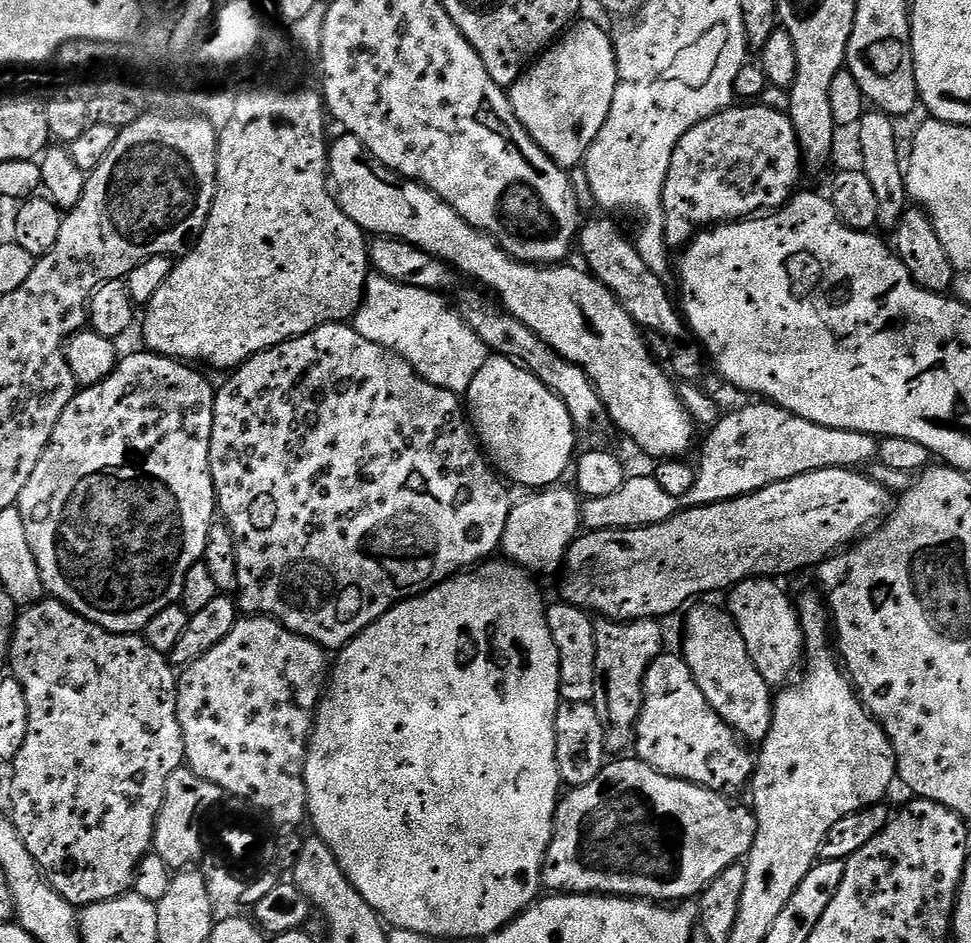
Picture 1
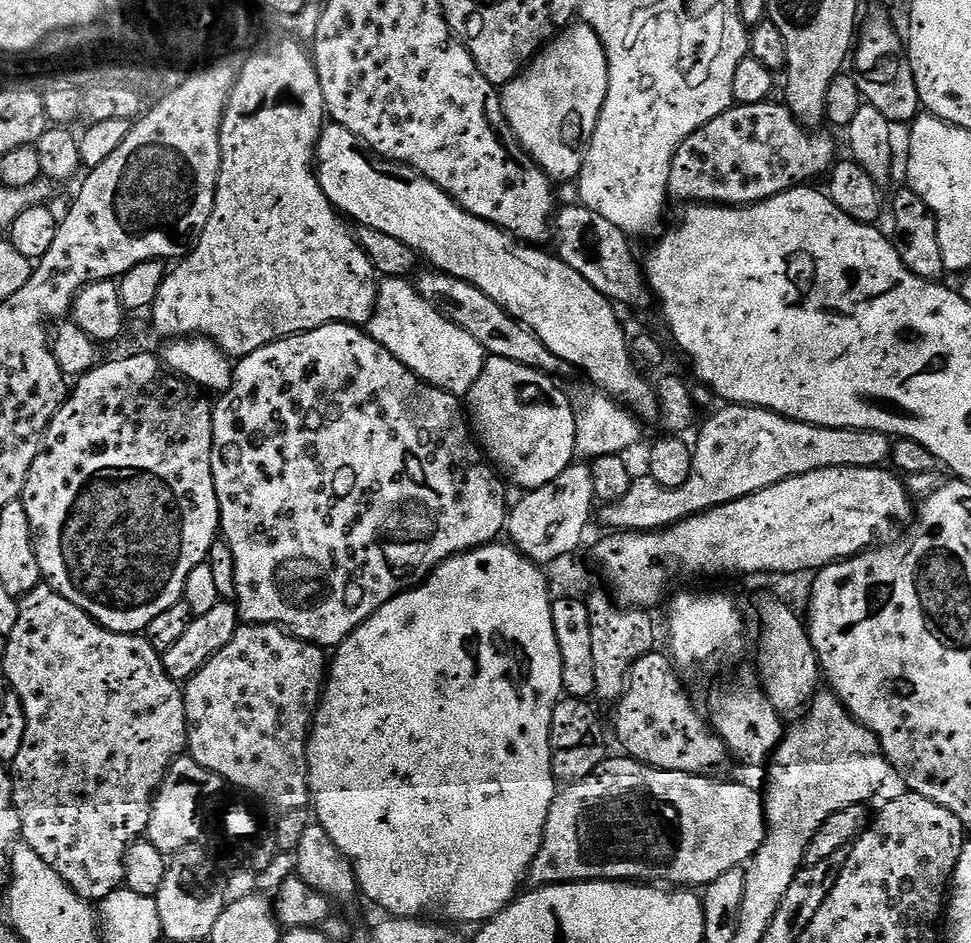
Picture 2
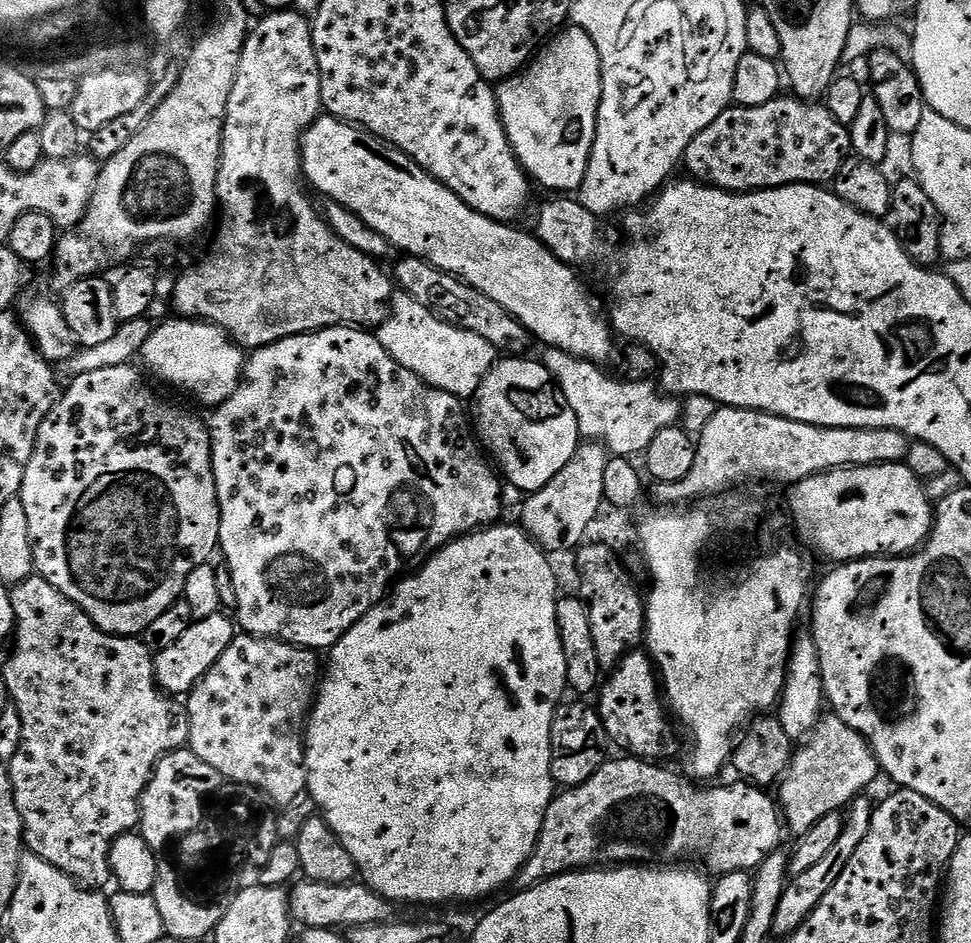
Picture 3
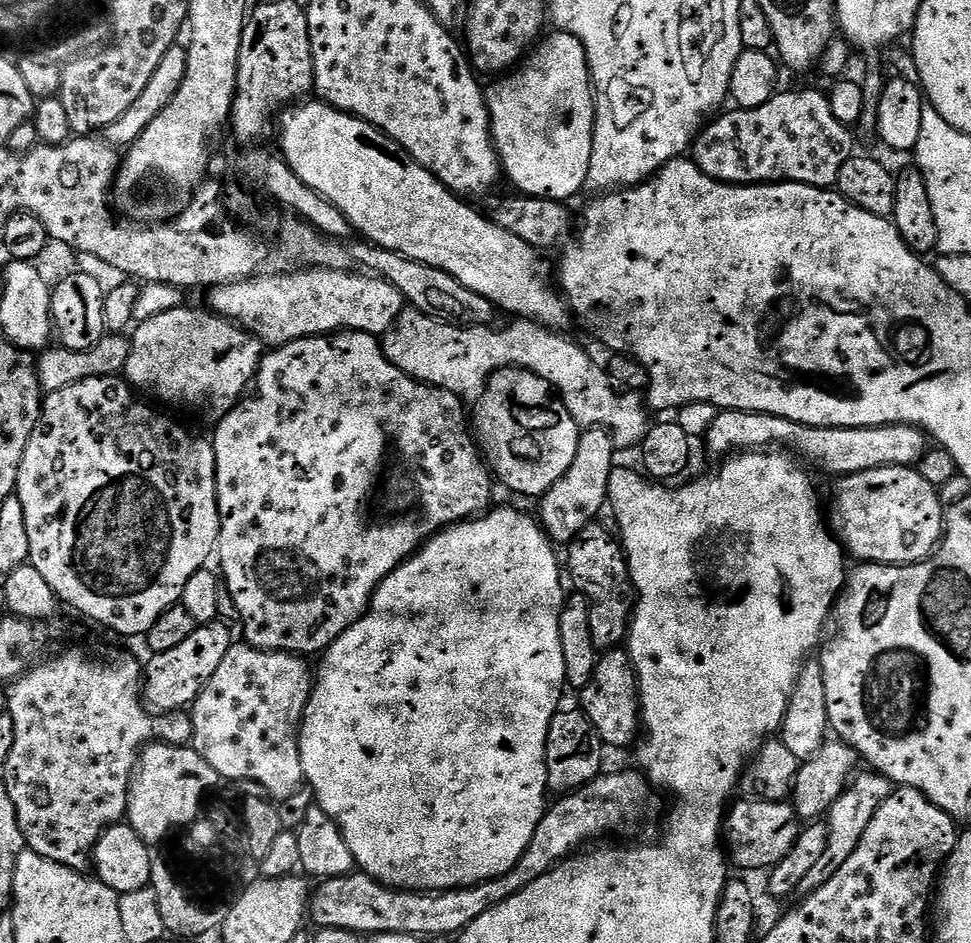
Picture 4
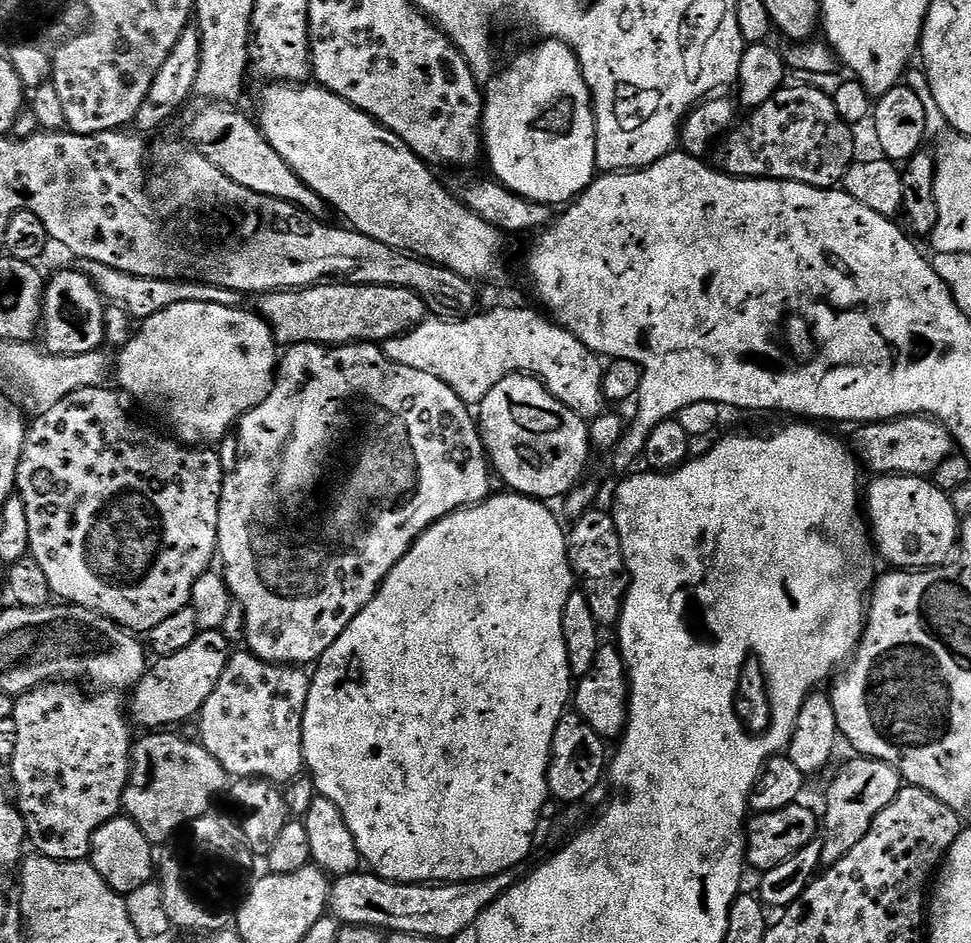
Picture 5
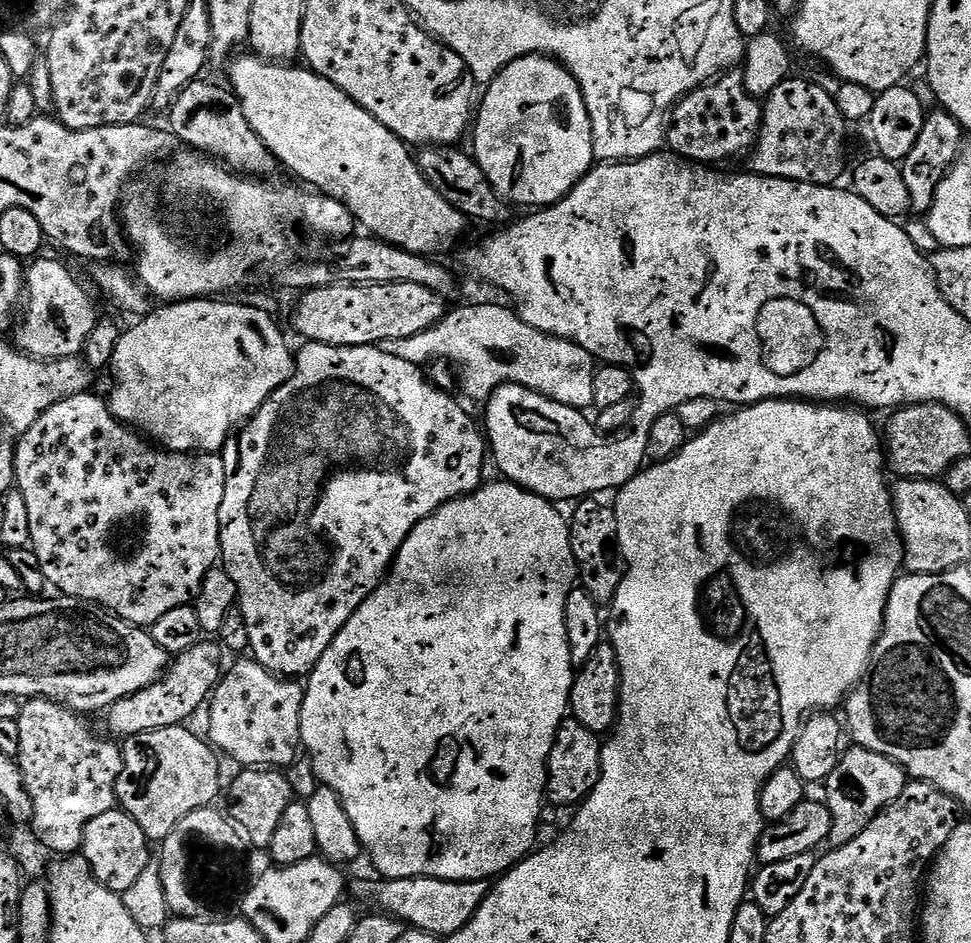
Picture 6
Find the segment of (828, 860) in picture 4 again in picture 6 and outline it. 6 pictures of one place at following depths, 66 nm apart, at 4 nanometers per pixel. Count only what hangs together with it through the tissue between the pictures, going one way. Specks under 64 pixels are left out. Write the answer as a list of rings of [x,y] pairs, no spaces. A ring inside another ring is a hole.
[[[855,746],[849,747],[841,755],[838,766],[834,766],[834,774],[830,774],[823,785],[826,803],[830,810],[832,825],[828,835],[829,849],[846,846],[846,842],[854,842],[862,830],[875,816],[879,816],[889,804],[902,794],[909,777],[900,765],[882,754],[874,754],[874,750],[866,750]]]

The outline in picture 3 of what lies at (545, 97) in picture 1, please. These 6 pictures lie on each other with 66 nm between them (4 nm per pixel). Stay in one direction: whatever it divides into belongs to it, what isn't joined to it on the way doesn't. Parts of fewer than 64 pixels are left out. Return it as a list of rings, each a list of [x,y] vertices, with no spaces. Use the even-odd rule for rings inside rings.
[[[575,26],[557,31],[537,51],[531,63],[515,76],[509,76],[503,81],[495,89],[495,94],[496,105],[500,107],[500,120],[504,124],[510,146],[524,171],[535,183],[537,180],[542,187],[549,188],[552,194],[575,193],[586,178],[602,98],[600,55],[598,46],[594,46],[590,34]]]

